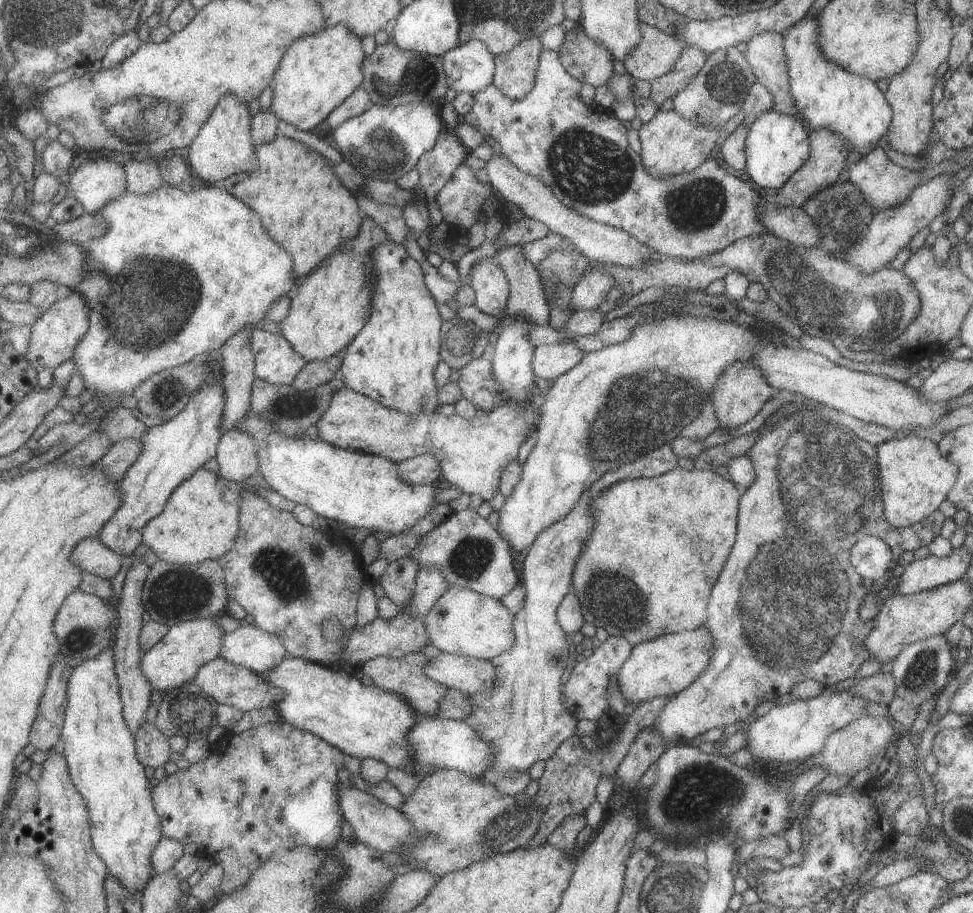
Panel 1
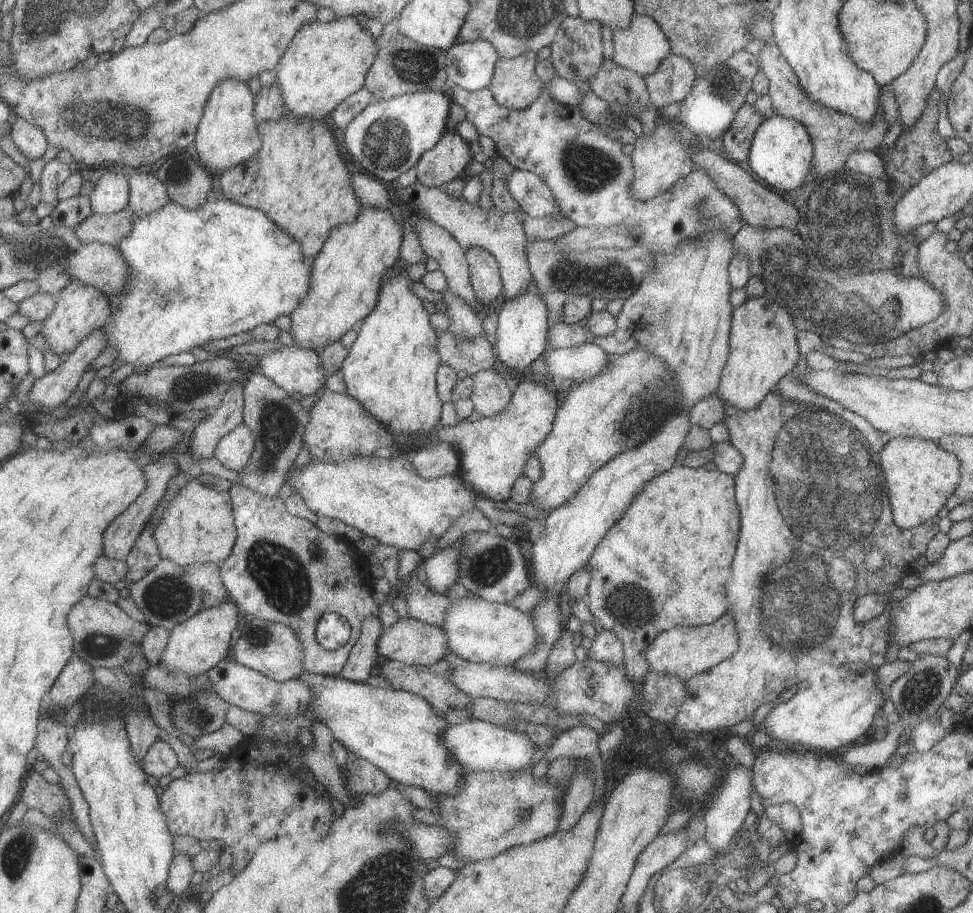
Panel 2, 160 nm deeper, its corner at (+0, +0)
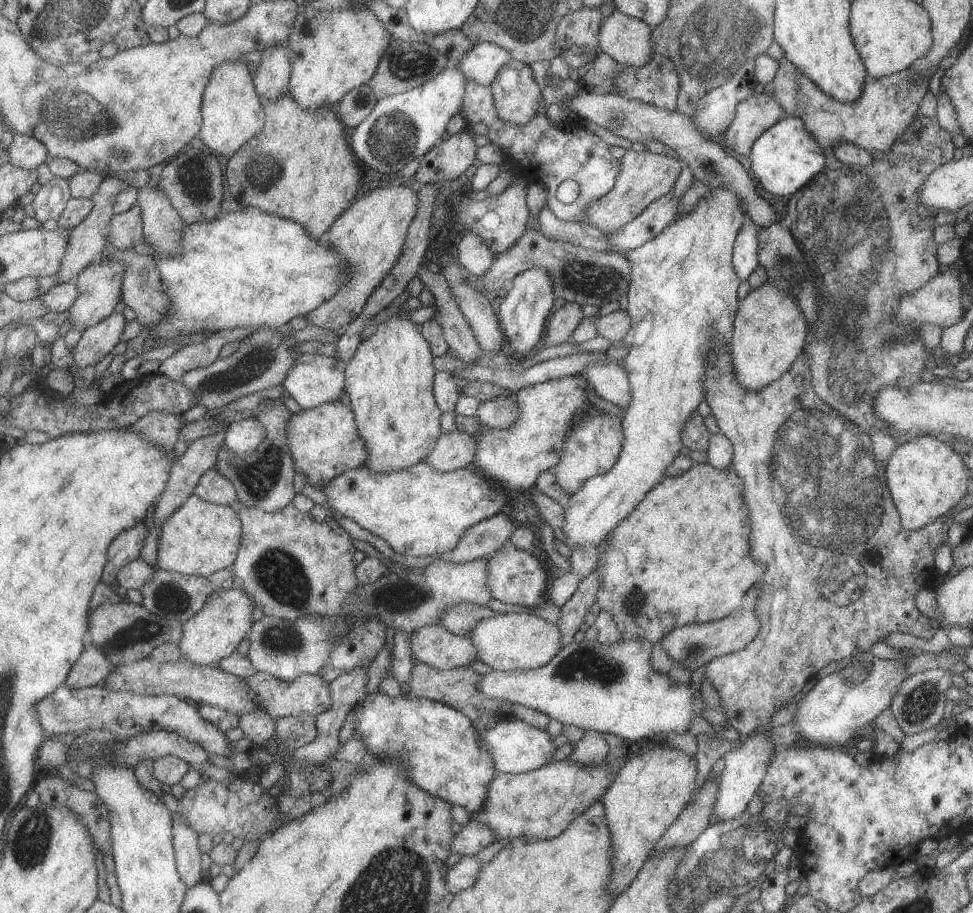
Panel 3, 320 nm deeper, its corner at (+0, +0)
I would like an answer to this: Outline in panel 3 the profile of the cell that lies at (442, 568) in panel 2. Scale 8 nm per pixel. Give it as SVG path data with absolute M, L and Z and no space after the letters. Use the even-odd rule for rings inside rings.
M500 511L493 517L471 526L460 539L458 546L442 557L447 561L463 563L486 555L494 555L505 542L510 541L518 526L508 511Z

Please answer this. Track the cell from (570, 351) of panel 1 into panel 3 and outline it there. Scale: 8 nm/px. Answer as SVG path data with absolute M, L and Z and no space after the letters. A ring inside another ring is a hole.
M603 361L586 367L582 375L595 390L595 394L618 405L628 408L632 402L632 389L627 370L620 362Z

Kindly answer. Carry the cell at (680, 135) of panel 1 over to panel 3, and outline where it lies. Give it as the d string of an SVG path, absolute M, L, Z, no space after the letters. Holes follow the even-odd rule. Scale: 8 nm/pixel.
M626 149L620 161L621 169L615 180L614 188L603 197L591 200L591 203L583 208L587 224L607 235L615 233L620 227L632 222L648 208L652 201L664 196L674 186L684 166L684 162L679 158L673 159L650 151L639 153L633 149Z

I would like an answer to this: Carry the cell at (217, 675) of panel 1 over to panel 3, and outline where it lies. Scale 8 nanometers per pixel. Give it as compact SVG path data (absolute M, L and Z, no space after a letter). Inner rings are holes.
M258 671L248 680L244 679L249 687L257 694L257 703L260 710L268 713L275 720L278 717L287 717L292 715L313 714L319 715L325 713L331 708L331 690L330 683L324 680L320 675L300 675L297 679L288 682L270 673Z

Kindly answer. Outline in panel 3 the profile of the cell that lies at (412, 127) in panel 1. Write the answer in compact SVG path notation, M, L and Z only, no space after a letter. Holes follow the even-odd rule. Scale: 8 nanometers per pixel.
M452 63L438 76L412 90L381 98L377 101L368 118L352 129L350 144L352 144L351 149L354 154L364 164L368 164L374 172L382 172L382 174L390 176L399 170L401 171L408 162L412 162L415 158L420 159L434 145L438 144L440 136L444 130L447 130L448 121L452 116L460 114L466 81L464 73L456 66L456 63Z

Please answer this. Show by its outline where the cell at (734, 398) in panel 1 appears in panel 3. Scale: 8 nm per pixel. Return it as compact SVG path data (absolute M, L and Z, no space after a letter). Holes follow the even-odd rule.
M766 281L739 301L733 327L730 353L736 378L747 389L759 391L779 379L803 354L810 325L804 319L795 295L789 295L772 281Z

